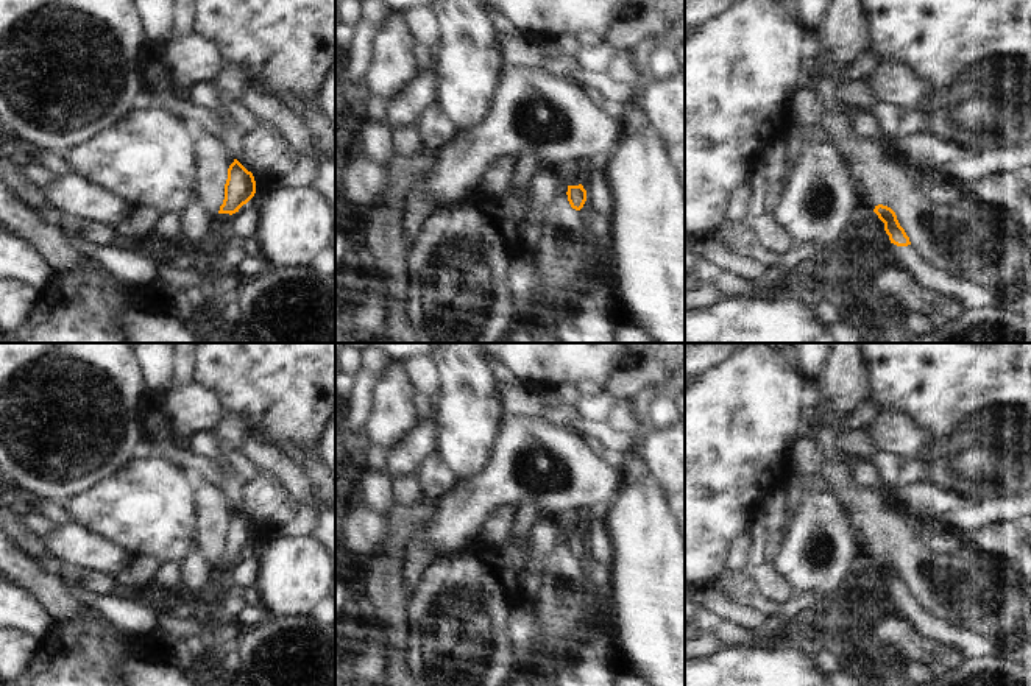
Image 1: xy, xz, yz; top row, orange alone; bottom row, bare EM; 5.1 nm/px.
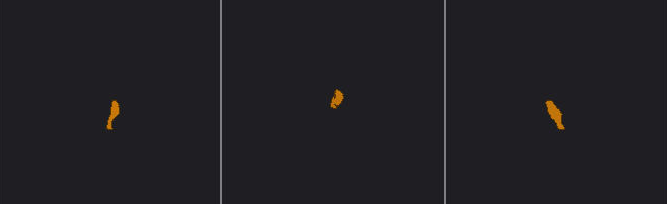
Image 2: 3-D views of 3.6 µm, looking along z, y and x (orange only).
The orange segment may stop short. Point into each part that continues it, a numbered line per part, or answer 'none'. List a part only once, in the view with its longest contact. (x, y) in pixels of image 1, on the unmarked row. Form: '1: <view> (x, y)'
1: yz (866, 588).

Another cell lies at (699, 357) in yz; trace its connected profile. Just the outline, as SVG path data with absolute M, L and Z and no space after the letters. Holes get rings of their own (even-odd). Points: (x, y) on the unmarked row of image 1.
M688 343L685 346L685 376L703 376L739 346L741 343Z

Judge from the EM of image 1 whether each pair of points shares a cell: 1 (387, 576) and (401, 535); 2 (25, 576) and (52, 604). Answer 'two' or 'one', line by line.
1: one
2: one

